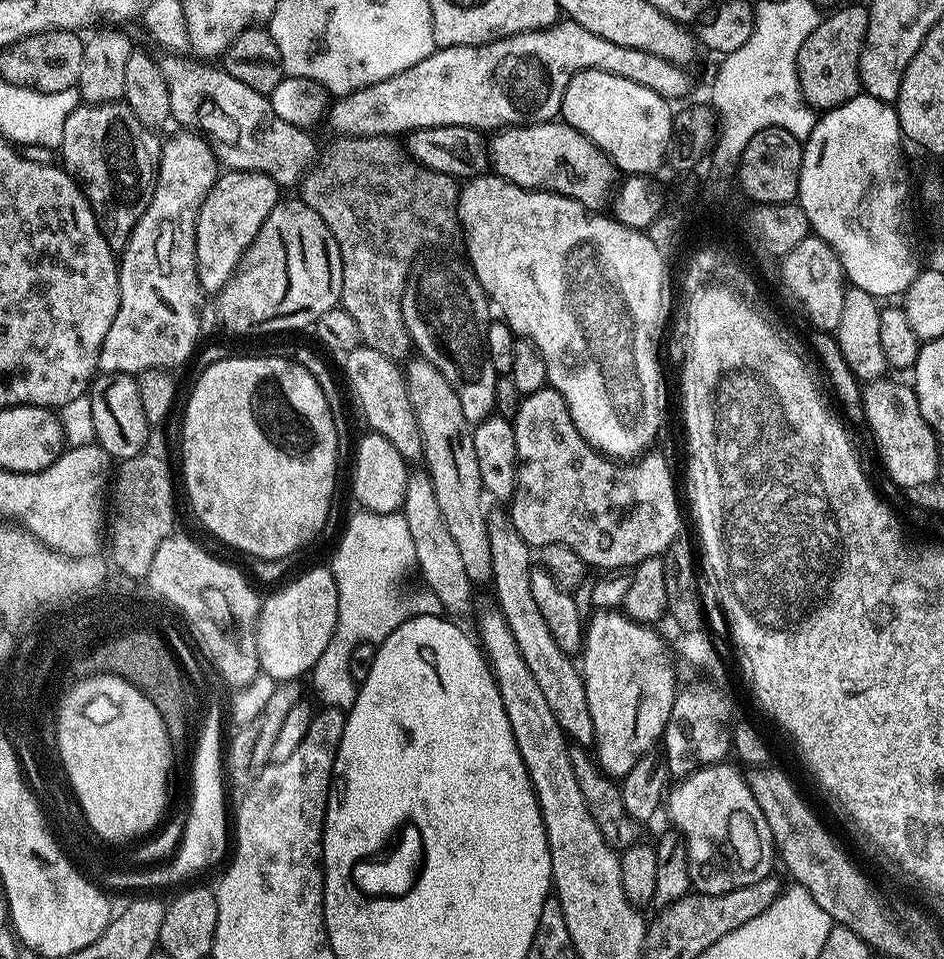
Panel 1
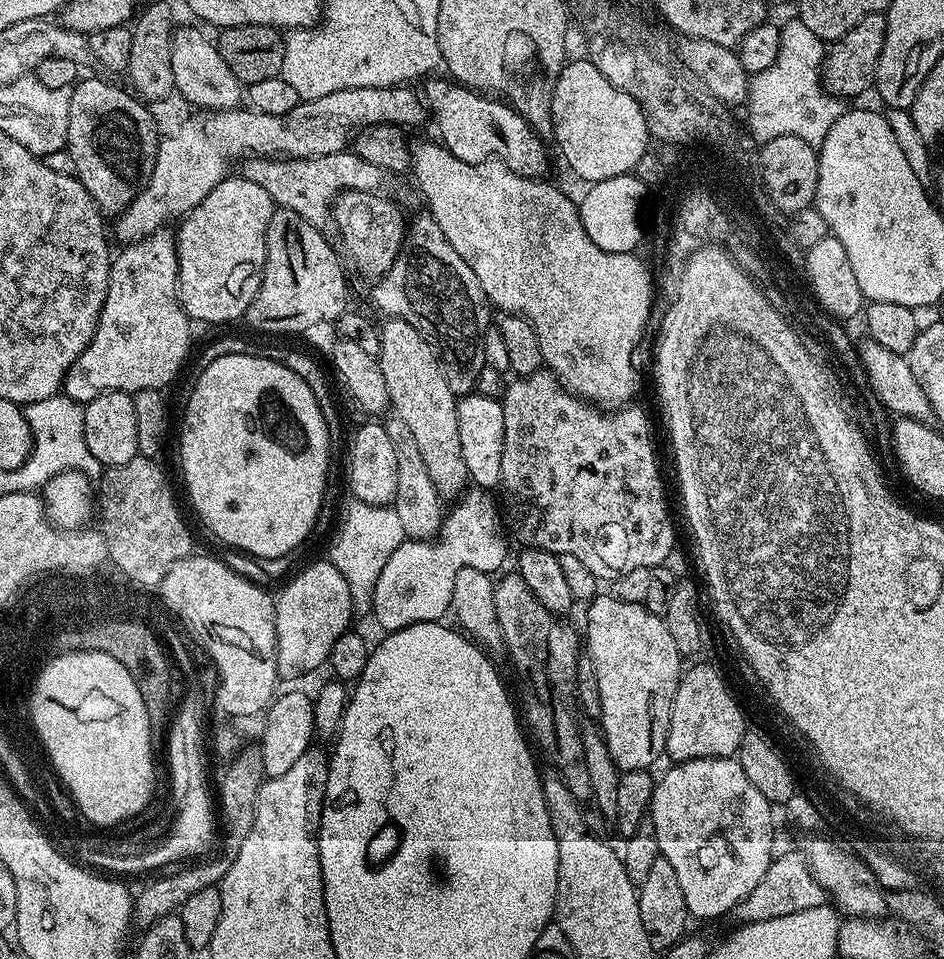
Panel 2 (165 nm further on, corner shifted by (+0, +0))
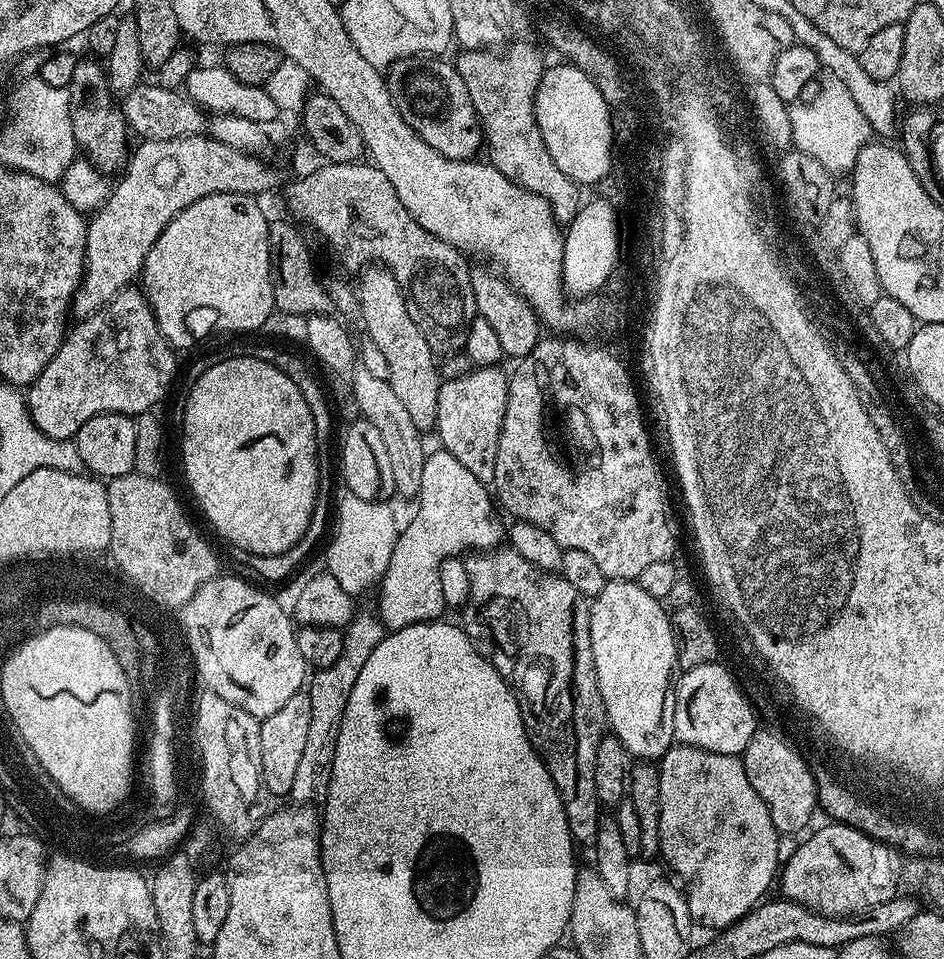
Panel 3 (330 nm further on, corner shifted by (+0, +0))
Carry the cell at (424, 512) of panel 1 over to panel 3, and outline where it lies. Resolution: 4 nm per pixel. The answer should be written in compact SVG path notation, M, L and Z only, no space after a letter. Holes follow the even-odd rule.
M357 367L356 377L352 383L352 400L357 410L360 411L357 413L363 420L370 422L370 426L378 429L378 434L382 437L383 444L386 445L390 467L394 473L396 496L416 498L419 494L422 468L426 457L425 437L418 430L418 426L414 426L414 421L410 419L406 406L402 406L402 401L394 394L387 380L374 378L362 367Z

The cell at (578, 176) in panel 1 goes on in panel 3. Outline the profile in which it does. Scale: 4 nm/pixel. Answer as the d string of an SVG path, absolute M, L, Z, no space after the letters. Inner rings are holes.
M413 58L411 60L395 60L391 68L386 72L386 83L389 89L398 92L398 107L402 118L411 126L438 154L442 154L451 160L472 160L476 151L481 151L484 134L480 127L480 119L476 117L474 106L470 102L470 94L466 90L466 82L462 82L460 75L456 73L455 63L444 61L444 58Z

